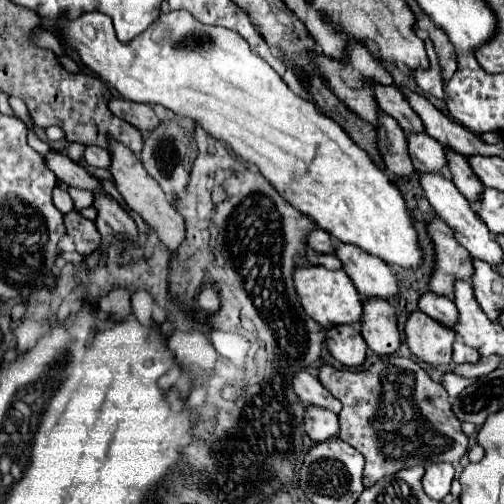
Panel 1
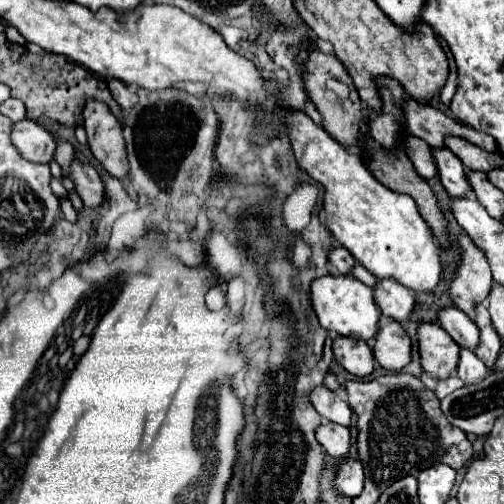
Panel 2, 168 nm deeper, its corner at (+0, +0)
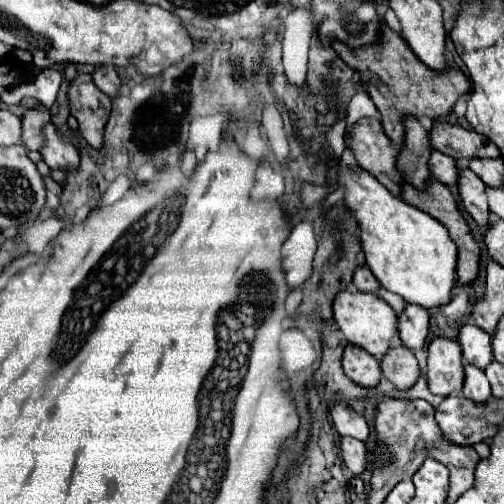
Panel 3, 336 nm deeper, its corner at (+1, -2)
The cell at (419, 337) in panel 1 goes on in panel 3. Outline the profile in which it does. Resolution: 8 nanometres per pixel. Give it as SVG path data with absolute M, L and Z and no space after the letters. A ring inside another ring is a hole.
M434 337L430 341L426 379L430 391L444 397L462 387L464 383L462 351L456 341L444 337Z

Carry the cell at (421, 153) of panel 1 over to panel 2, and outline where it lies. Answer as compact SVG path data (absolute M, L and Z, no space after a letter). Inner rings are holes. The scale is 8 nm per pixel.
M433 149L433 157L439 169L439 179L447 189L447 193L453 199L471 195L473 189L471 189L471 183L467 181L467 173L459 157L449 149Z

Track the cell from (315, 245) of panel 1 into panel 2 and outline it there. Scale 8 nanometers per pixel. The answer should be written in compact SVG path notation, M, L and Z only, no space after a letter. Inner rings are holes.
M337 245L337 247L331 251L329 261L339 269L341 275L351 275L351 269L353 269L353 265L355 265L353 255L351 255L347 249L343 249L341 245Z

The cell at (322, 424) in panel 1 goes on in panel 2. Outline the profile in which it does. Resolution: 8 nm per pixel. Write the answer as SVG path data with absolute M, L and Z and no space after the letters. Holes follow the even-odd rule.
M323 423L319 427L319 443L325 447L325 451L335 457L335 459L343 459L349 455L351 449L351 433L347 427L343 425L333 425L333 423Z

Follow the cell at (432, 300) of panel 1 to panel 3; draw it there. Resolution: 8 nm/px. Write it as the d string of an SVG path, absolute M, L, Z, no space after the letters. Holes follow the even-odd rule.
M462 325L458 331L458 343L462 345L462 357L484 369L492 361L492 345L490 345L490 335L482 331L476 325Z

